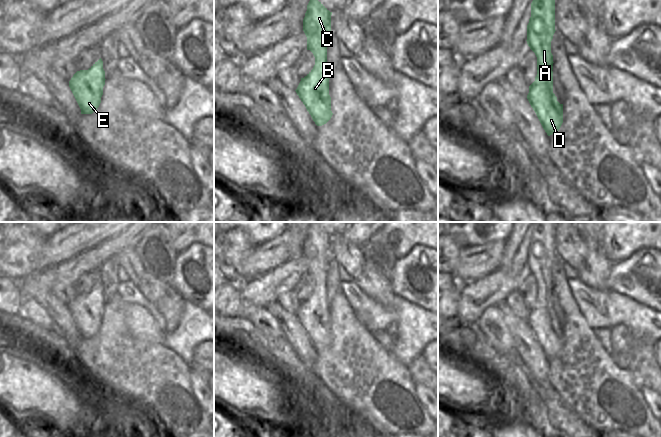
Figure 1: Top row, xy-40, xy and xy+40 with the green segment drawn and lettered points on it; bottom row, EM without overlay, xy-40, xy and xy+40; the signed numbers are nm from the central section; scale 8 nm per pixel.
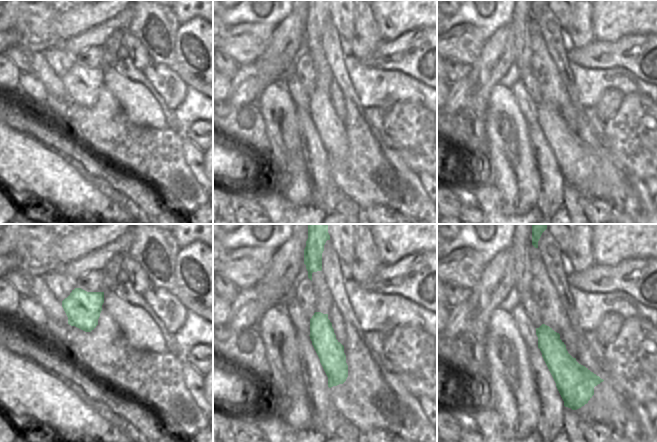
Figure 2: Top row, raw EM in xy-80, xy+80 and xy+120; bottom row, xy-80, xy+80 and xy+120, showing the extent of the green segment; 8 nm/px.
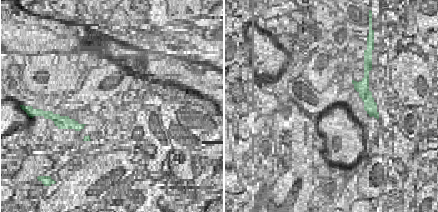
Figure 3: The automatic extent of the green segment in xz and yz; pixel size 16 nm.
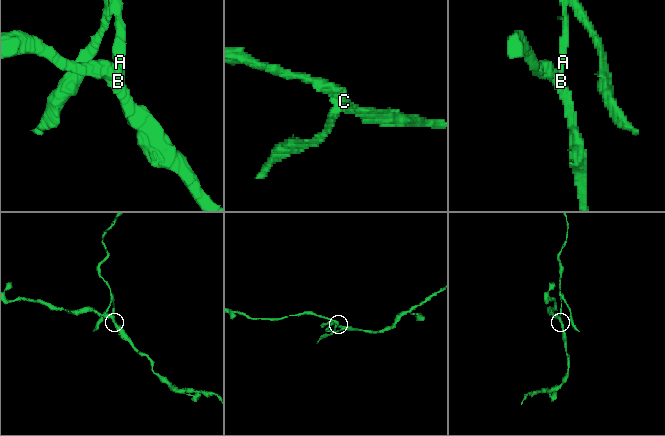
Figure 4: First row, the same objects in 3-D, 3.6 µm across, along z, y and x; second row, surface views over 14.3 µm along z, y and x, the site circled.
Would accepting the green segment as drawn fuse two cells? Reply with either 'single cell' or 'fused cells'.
fused cells

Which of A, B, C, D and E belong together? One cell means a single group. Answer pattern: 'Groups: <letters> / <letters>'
Groups: A C / B D E

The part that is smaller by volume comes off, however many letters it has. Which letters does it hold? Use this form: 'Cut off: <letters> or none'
Cut off: A, C

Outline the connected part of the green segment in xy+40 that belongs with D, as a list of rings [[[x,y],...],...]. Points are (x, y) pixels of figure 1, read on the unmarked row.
[[[537,286],[537,299],[535,305],[529,310],[527,323],[547,359],[556,358],[563,347],[563,328],[557,325],[553,317],[553,295],[549,294],[548,286]]]

